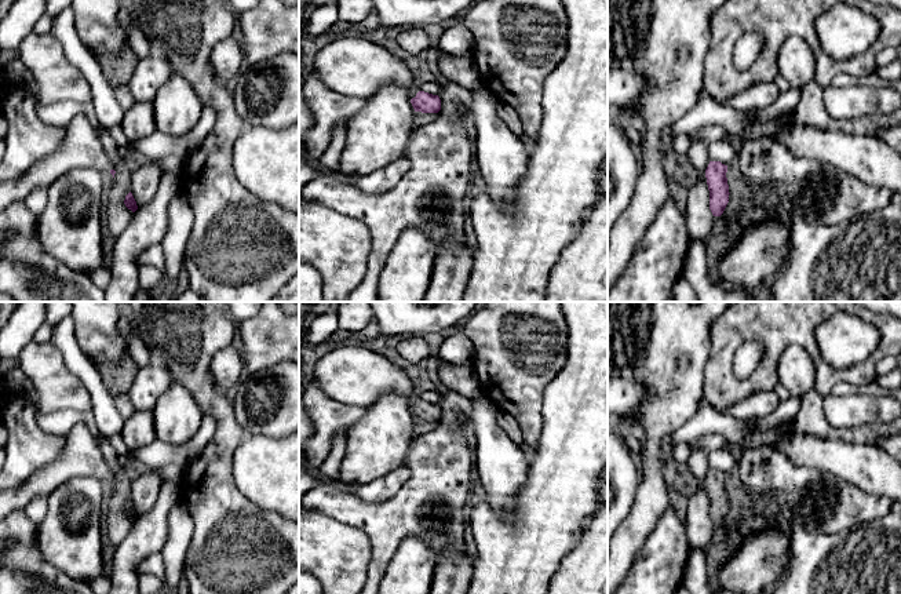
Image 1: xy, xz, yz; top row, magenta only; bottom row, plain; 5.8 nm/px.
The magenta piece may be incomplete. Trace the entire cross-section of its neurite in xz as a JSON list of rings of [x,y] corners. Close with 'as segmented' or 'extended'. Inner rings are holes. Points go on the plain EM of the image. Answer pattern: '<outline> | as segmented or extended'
[[[362,346],[333,347],[318,361],[311,380],[342,404],[366,409],[383,396],[393,394],[408,401],[415,420],[441,419],[438,404],[415,398],[412,373]]] | extended

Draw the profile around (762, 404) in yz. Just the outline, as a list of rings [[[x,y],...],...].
[[[763,391],[749,396],[719,412],[734,419],[765,418],[771,415],[780,402],[781,401],[774,391]]]

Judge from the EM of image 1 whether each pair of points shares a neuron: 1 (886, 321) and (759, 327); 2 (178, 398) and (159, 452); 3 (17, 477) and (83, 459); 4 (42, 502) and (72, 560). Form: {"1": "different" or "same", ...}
{"1": "same", "2": "different", "3": "different", "4": "different"}

